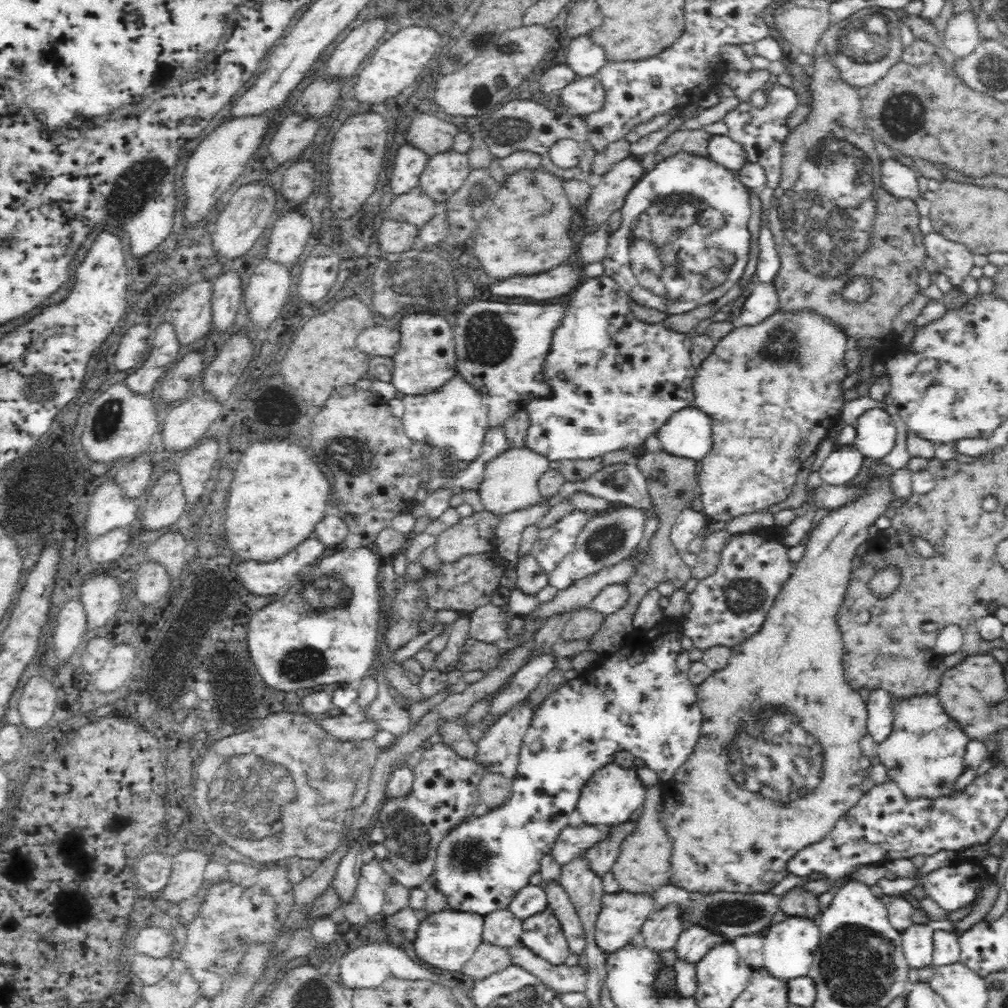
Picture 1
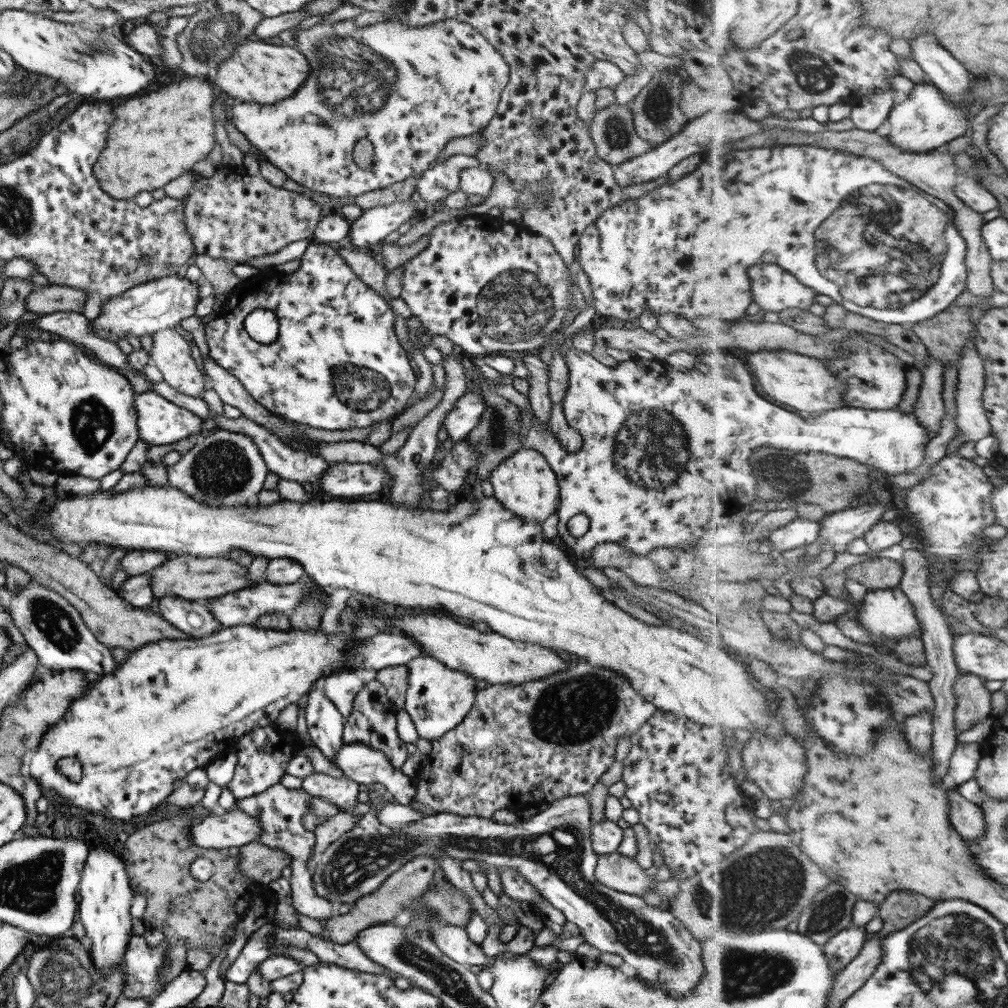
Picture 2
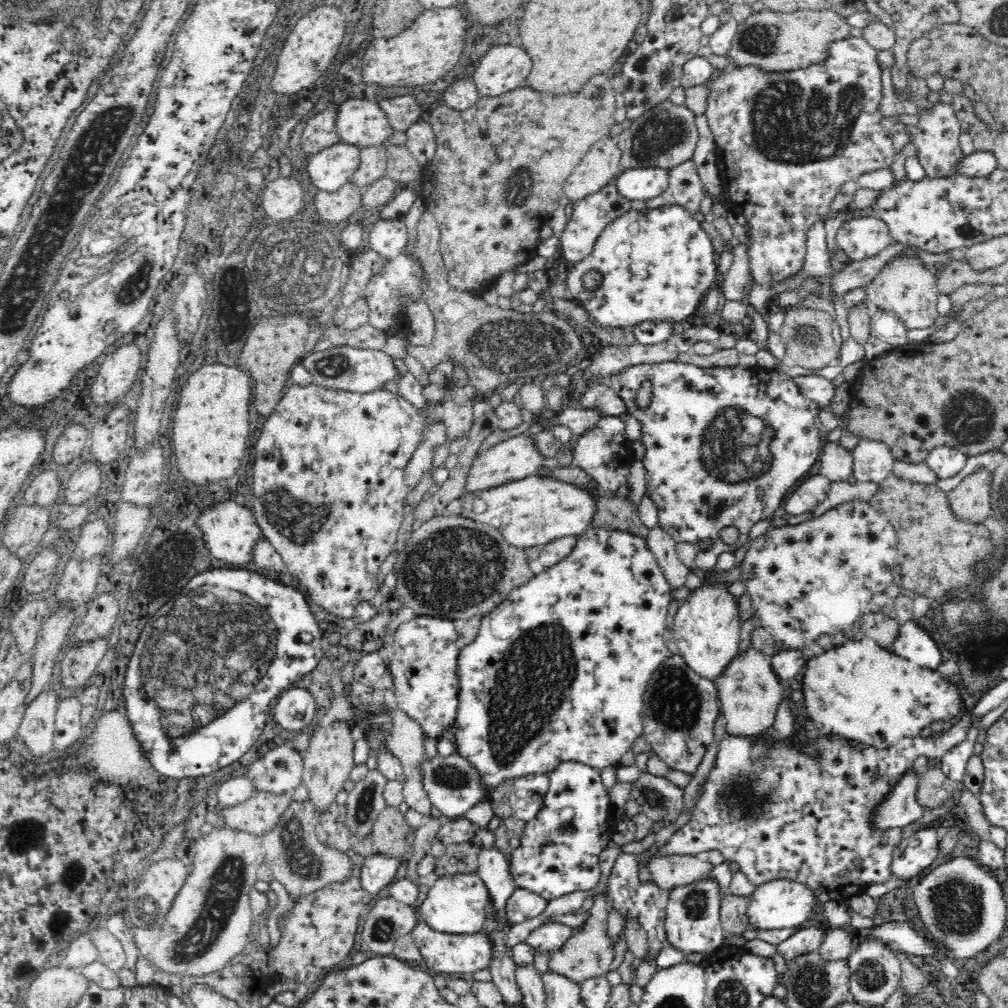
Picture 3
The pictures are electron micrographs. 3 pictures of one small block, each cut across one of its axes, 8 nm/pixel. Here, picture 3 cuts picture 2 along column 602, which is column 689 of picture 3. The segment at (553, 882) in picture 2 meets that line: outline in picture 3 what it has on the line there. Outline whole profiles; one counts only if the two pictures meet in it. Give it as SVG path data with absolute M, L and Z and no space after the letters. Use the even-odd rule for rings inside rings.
M704 879L694 881L690 885L674 887L669 892L665 910L666 941L684 954L714 952L721 947L726 935L718 913L722 897L721 888L715 879Z

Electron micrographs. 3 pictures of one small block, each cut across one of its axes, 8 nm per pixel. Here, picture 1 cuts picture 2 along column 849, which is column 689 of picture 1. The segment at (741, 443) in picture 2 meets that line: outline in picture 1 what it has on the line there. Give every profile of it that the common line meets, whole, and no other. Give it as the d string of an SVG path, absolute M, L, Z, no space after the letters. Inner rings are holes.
M694 406L677 410L656 435L662 451L700 463L711 448L710 417Z

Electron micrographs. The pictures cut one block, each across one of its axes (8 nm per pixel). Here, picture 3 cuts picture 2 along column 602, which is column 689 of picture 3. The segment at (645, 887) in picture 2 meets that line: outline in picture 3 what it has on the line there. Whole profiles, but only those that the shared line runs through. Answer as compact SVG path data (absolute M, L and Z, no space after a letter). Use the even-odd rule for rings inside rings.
M697 854L654 857L647 862L647 867L653 882L667 893L674 887L715 878L713 876L714 864L700 860Z

